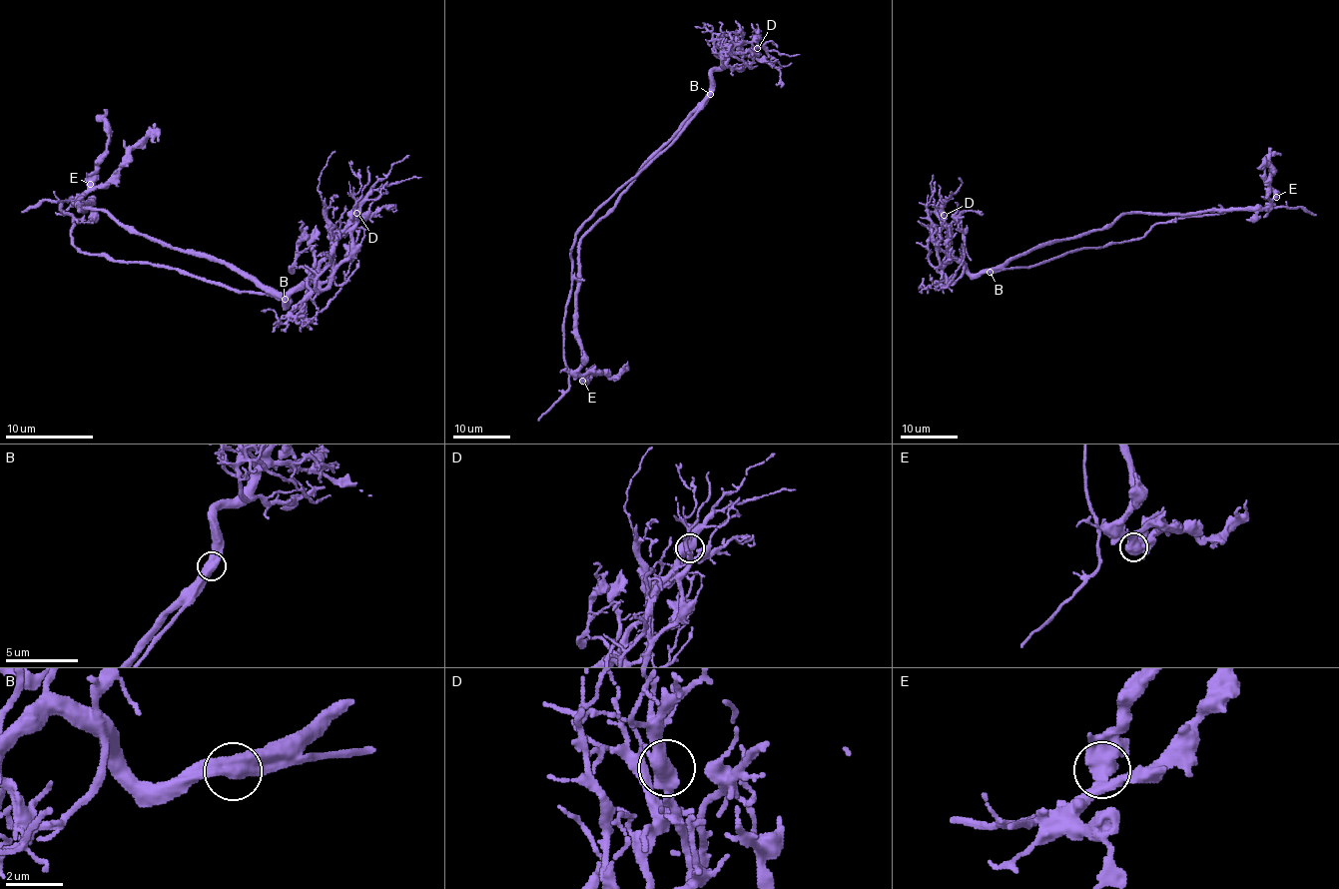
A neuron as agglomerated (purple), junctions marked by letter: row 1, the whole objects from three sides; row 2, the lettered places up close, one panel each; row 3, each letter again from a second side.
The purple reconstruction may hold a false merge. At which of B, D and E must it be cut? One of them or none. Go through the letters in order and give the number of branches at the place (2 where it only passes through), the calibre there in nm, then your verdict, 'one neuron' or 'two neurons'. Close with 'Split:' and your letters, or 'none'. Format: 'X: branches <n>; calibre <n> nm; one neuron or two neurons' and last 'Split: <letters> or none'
B: branches 2; calibre 600 nm; one neuron
D: branches 2; calibre 550 nm; one neuron
E: branches 2; calibre 600 nm; one neuron
Split: none

